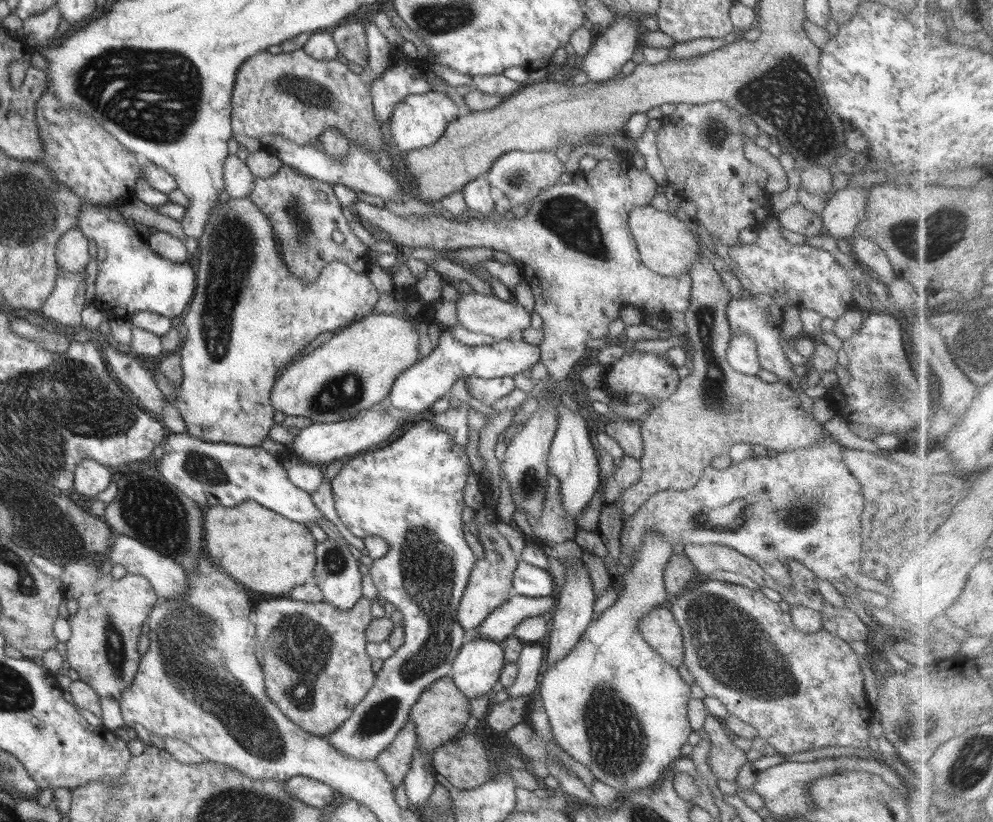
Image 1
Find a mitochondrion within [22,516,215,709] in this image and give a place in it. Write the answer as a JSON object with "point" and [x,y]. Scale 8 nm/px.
{"point":[114,644]}

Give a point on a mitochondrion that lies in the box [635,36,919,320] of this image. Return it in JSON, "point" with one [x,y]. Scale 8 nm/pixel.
{"point":[788,101]}

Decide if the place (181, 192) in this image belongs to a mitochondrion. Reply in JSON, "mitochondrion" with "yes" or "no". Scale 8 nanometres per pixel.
{"mitochondrion":"no"}

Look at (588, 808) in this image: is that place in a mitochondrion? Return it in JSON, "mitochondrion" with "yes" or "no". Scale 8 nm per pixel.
{"mitochondrion":"no"}

